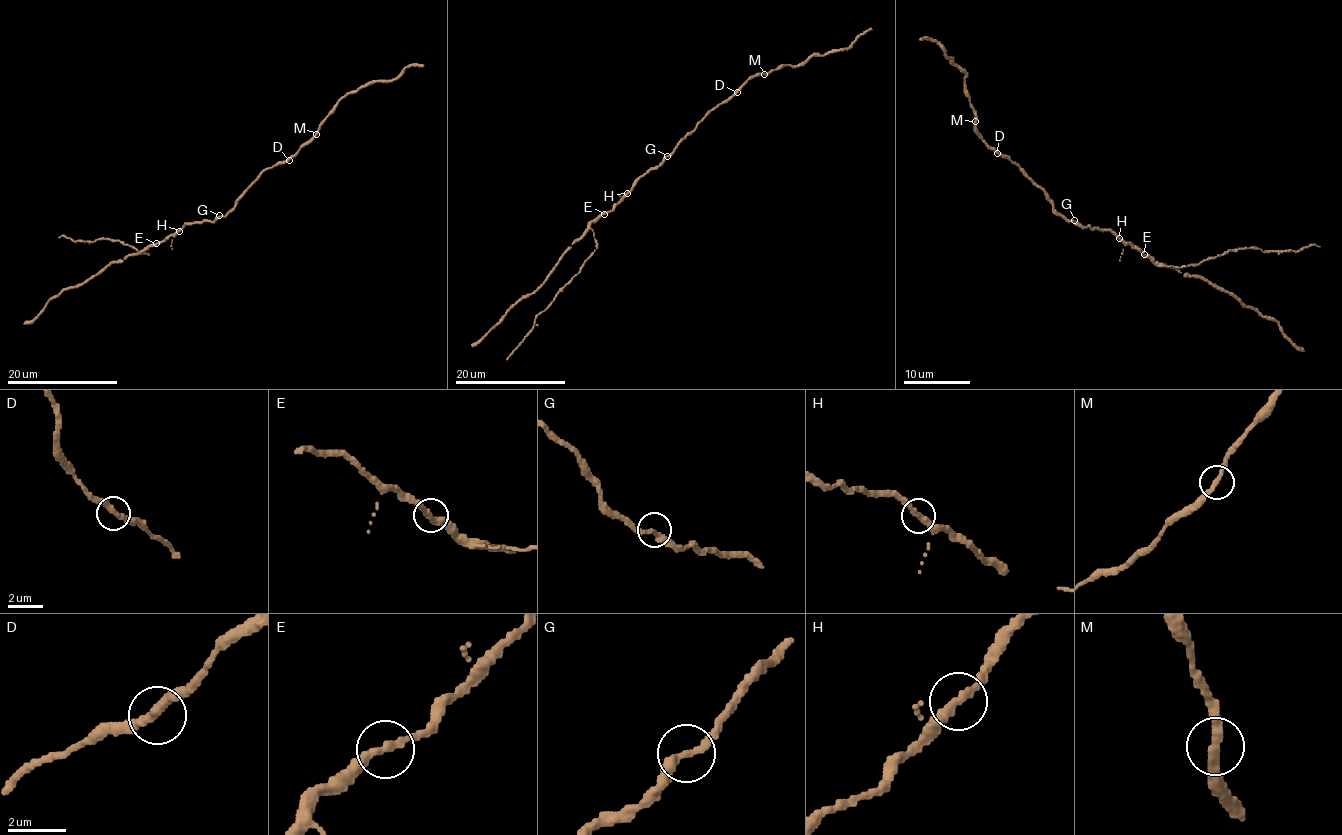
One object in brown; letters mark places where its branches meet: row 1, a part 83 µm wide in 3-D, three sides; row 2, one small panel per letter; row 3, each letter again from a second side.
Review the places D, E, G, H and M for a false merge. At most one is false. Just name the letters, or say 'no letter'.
no letter

